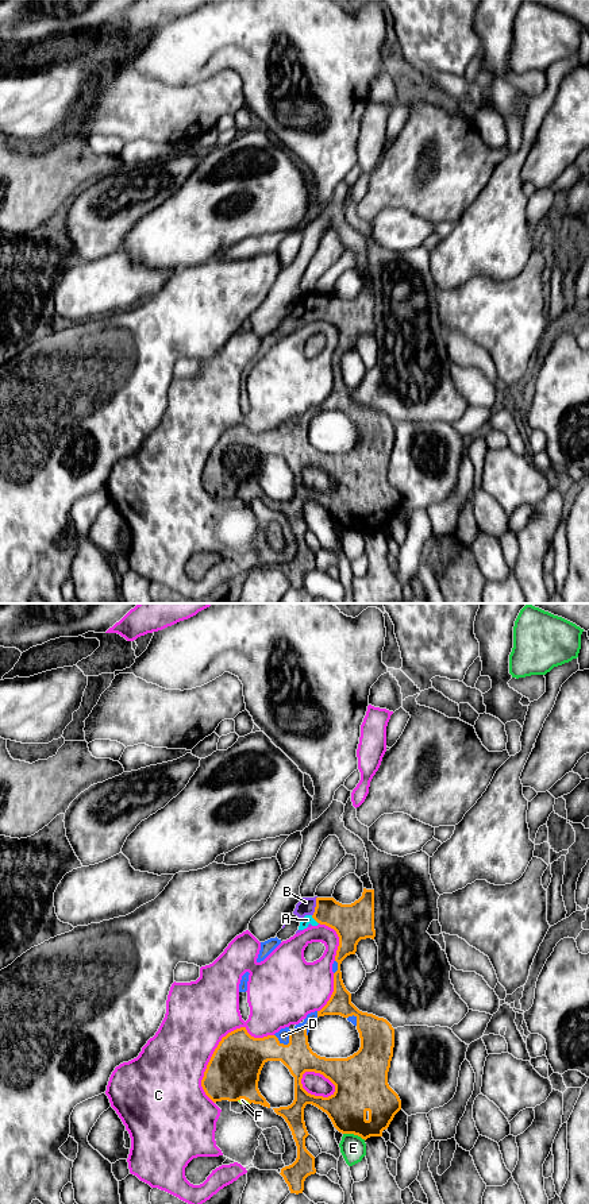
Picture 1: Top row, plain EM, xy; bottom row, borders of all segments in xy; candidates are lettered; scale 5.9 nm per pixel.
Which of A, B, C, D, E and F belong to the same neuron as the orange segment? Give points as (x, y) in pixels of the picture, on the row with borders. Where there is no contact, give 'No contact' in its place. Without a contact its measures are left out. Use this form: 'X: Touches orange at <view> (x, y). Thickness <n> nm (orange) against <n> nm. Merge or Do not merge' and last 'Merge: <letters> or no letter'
A: Touches orange at xy (314, 918). Thickness 220 nm (orange) against 60 nm. Merge
B: Touches orange at xy (316, 906). Thickness 220 nm (orange) against 100 nm. Merge
C: Touches orange at xy (218, 1045). Thickness 320 nm (orange) against 400 nm. Do not merge
D: Touches orange at xy (289, 1037). Thickness 190 nm (orange) against 70 nm. Merge
E: Touches orange at xy (354, 1134). Thickness 260 nm (orange) against 160 nm. Do not merge
F: Touches orange at xy (243, 1098). Thickness 320 nm (orange) against 30 nm. Merge
Merge: A, B, D, F

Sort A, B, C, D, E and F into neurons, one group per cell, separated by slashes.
A B D F / C / E

